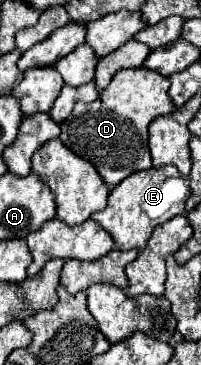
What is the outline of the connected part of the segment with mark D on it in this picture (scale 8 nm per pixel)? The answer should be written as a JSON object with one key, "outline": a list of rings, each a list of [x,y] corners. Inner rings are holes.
{"outline":[[[145,67],[121,69],[109,87],[101,91],[93,103],[77,103],[71,115],[61,123],[61,143],[75,155],[89,161],[103,177],[105,185],[113,189],[125,177],[151,167],[147,147],[147,125],[159,117],[169,115],[175,107],[169,97],[169,79]]]}

